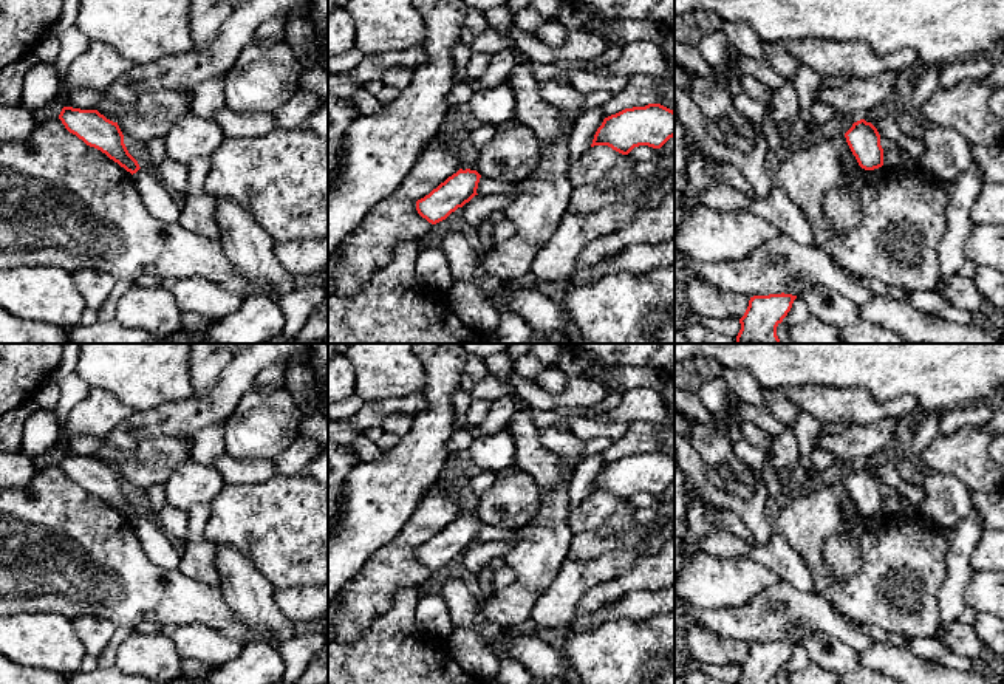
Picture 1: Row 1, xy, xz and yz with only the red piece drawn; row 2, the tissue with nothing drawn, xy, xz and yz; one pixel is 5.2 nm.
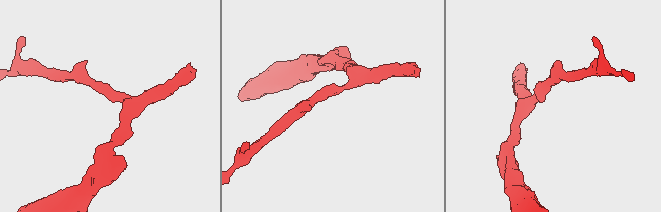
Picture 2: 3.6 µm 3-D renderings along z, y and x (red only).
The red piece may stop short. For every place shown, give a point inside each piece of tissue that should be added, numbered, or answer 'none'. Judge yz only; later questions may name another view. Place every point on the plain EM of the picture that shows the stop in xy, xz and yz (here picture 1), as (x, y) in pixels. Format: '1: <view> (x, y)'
none

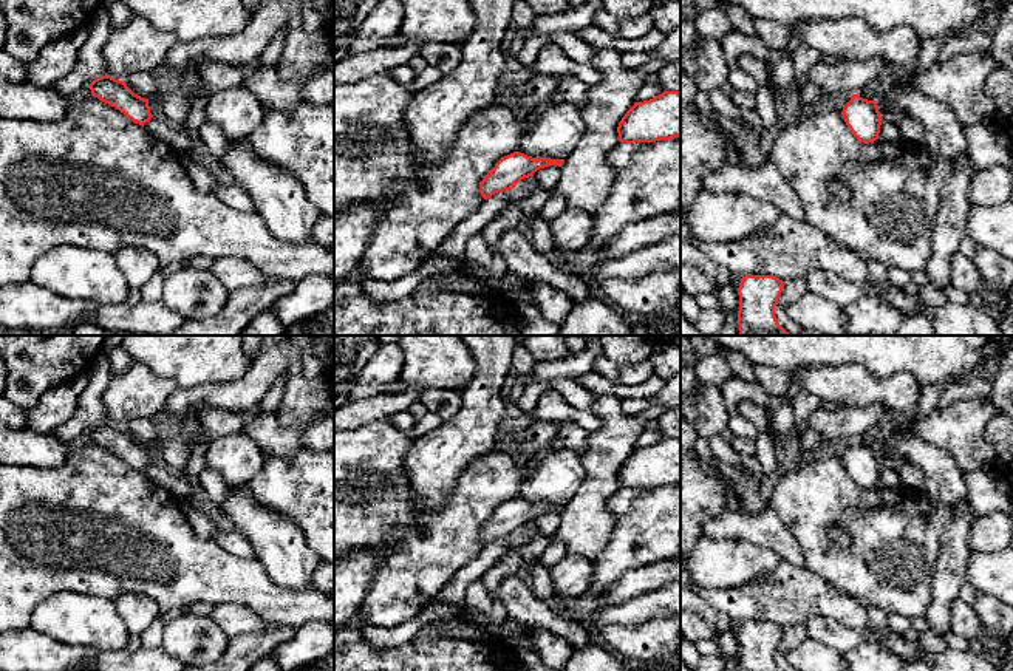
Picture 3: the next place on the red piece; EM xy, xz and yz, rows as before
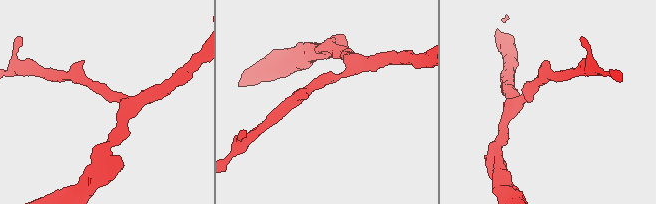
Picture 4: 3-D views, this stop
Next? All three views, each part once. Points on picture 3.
none

